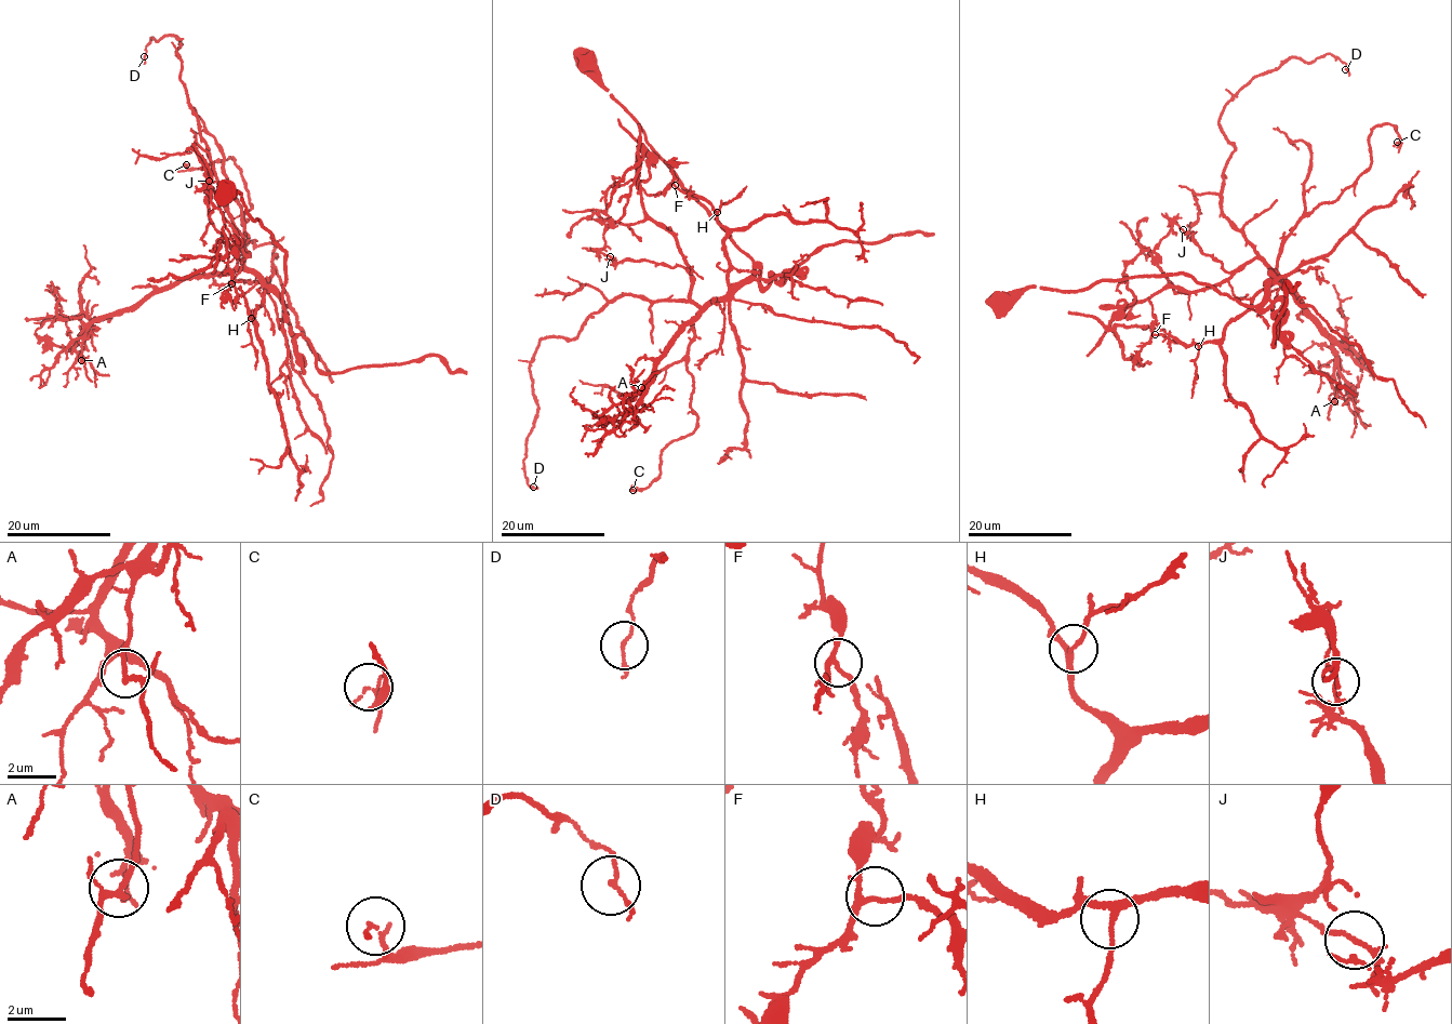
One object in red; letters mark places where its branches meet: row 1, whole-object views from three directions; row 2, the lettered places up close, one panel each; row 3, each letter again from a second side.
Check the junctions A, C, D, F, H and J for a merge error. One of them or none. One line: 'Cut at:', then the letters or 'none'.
Cut at: J

